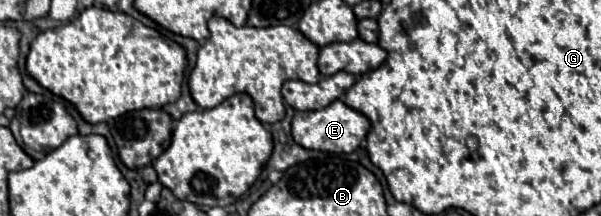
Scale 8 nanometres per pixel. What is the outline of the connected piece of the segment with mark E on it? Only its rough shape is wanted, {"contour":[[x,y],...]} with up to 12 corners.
{"contour":[[335,100],[297,112],[293,140],[309,150],[353,152],[371,122]]}

